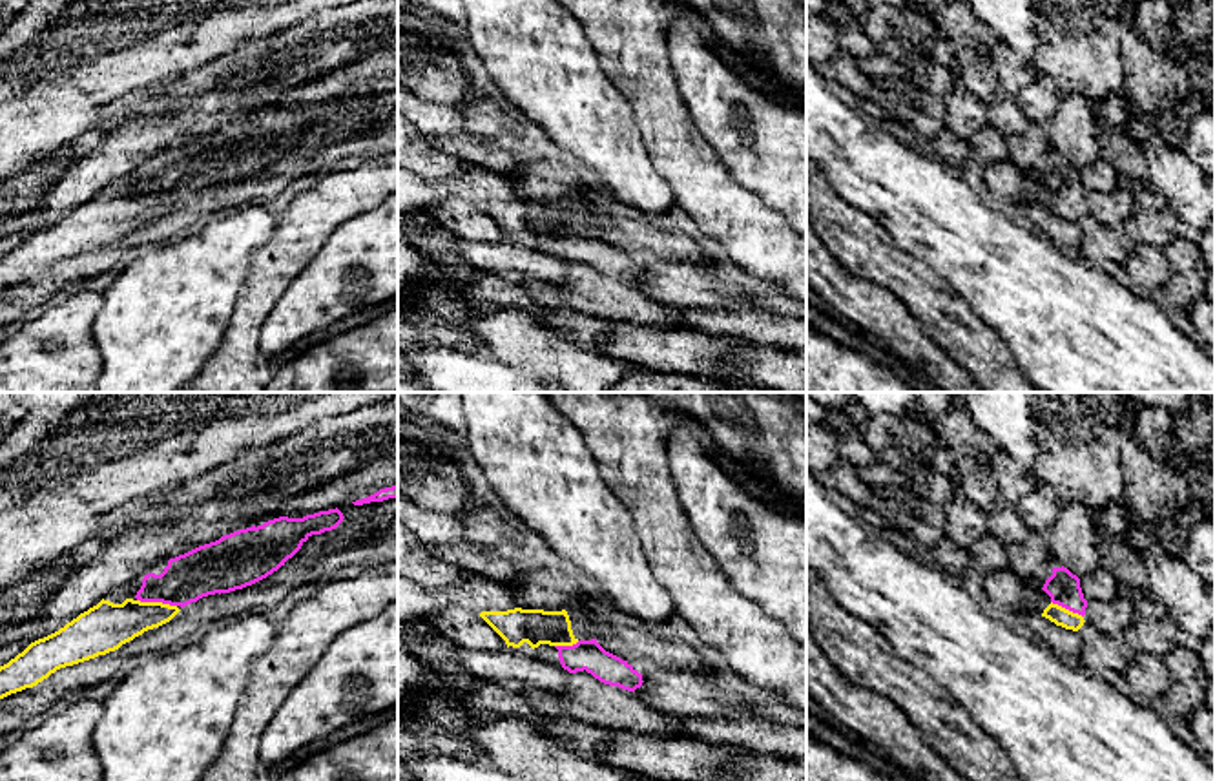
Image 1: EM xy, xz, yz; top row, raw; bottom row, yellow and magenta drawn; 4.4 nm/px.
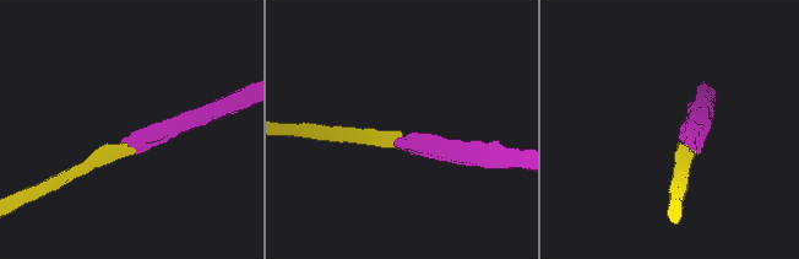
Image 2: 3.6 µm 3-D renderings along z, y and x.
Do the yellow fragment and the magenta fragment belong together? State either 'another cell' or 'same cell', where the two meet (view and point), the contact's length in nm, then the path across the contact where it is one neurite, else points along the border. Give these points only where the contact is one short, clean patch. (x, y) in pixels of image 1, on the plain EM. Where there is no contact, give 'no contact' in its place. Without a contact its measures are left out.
same cell; meets yellow in xy at (157, 194); contact 180 nm long; runs through xy (106, 218), (141, 207), (157, 194), (174, 177), (201, 163)

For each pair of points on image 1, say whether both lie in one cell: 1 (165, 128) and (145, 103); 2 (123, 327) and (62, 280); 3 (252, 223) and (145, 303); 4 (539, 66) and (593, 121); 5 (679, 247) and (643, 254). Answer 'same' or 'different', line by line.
1: different
2: different
3: same
4: same
5: same

